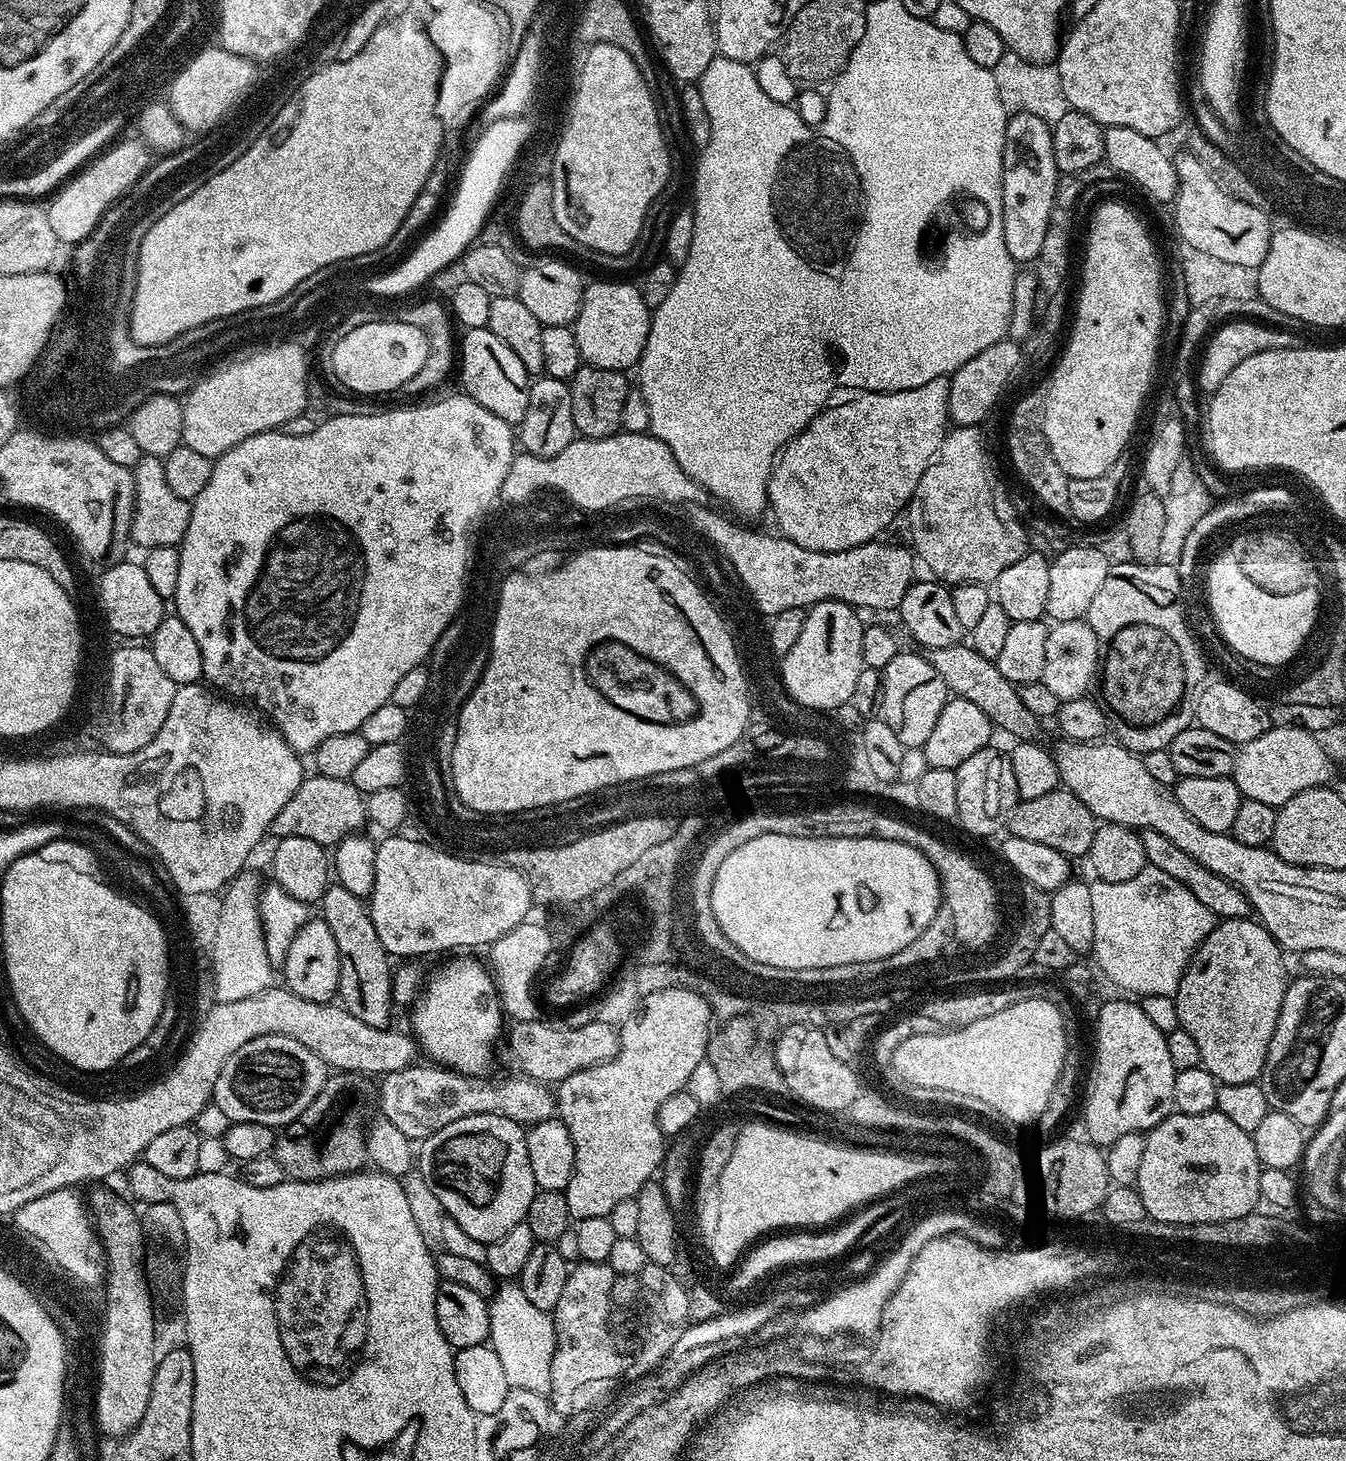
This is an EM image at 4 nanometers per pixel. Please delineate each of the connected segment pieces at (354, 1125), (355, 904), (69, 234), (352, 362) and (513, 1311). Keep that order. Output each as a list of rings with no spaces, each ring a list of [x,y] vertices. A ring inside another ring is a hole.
[[[332,1074],[325,1079],[322,1090],[294,1118],[284,1125],[282,1131],[276,1137],[274,1155],[278,1166],[282,1166],[285,1177],[289,1180],[325,1180],[331,1176],[344,1176],[347,1172],[359,1172],[365,1167],[368,1160],[366,1148],[366,1116],[360,1113],[358,1105],[352,1101],[352,1087],[356,1084],[357,1077],[352,1074]]]
[[[335,882],[329,883],[323,898],[318,902],[319,915],[330,926],[330,934],[334,934],[334,943],[338,946],[338,1000],[346,1011],[354,1014],[366,1026],[375,1028],[387,1028],[393,1023],[392,1011],[392,974],[394,971],[393,961],[388,951],[378,939],[378,930],[374,930],[374,922],[368,913],[368,905],[361,897],[350,894],[346,886]]]
[[[133,138],[133,140],[124,140],[121,144],[118,143],[113,143],[107,150],[101,151],[91,163],[80,168],[47,201],[49,204],[46,204],[46,211],[51,229],[54,230],[61,245],[75,246],[87,239],[91,232],[101,224],[108,210],[116,204],[115,200],[119,196],[126,195],[140,178],[142,180],[153,163],[153,153],[143,140]]]
[[[385,318],[358,326],[346,334],[333,348],[330,363],[333,374],[349,388],[349,393],[375,398],[383,392],[394,394],[410,378],[414,378],[414,374],[422,370],[422,362],[426,362],[427,350],[427,335],[422,329],[397,318]]]
[[[504,1282],[497,1287],[488,1313],[490,1347],[496,1351],[506,1370],[508,1387],[550,1393],[551,1362],[556,1349],[556,1327],[551,1315],[529,1302],[516,1282]]]

